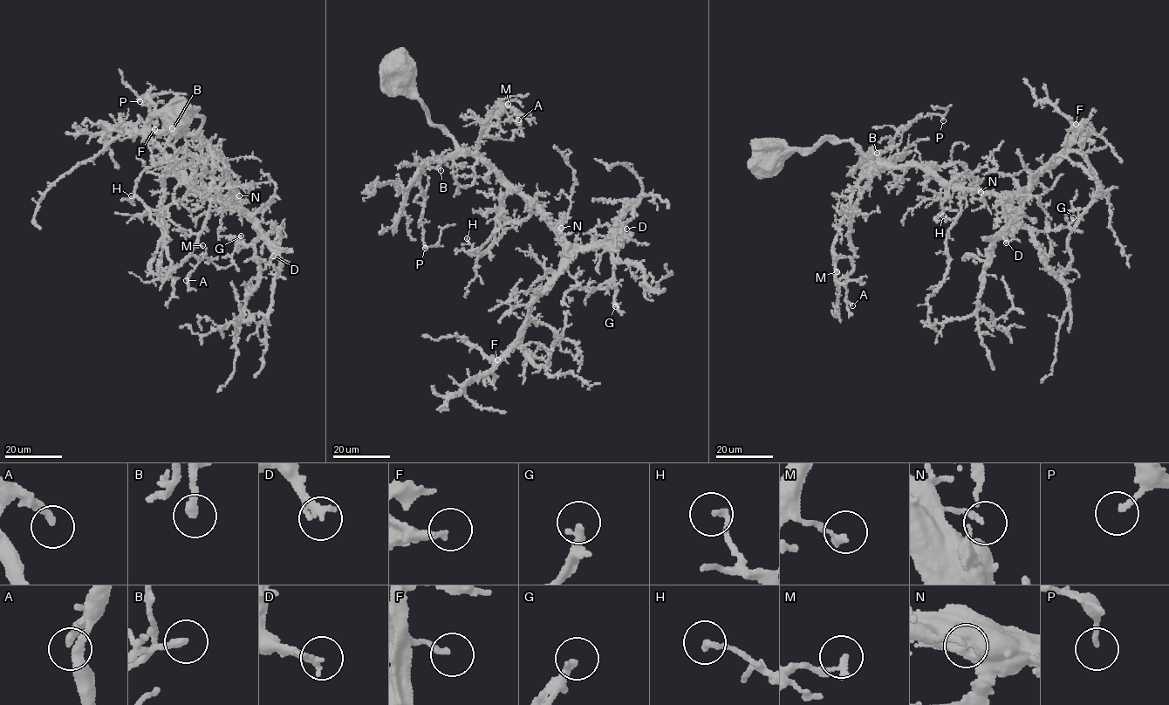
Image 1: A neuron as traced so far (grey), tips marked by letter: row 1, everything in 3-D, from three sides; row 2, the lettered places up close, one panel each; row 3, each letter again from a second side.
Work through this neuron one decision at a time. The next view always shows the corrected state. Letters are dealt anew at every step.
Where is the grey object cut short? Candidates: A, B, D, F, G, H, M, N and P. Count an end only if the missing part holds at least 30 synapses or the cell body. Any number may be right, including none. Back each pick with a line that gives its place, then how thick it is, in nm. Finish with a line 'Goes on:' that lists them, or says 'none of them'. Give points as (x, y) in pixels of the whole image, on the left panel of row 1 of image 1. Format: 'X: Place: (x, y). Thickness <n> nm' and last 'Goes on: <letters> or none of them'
Goes on: none of them

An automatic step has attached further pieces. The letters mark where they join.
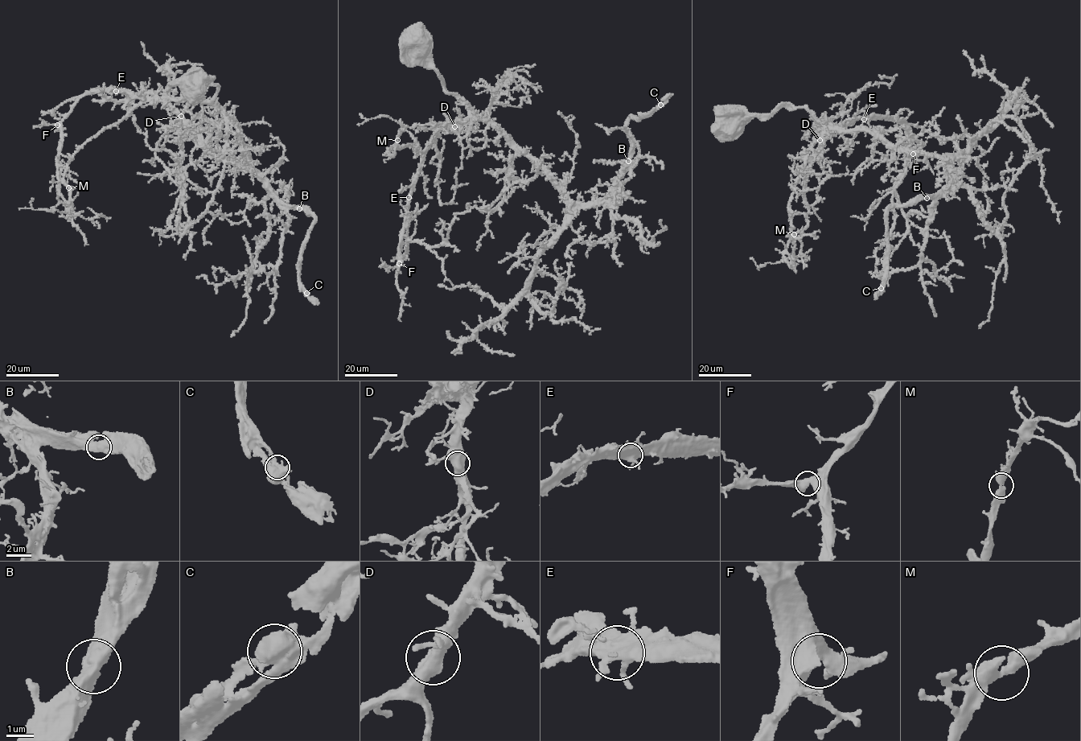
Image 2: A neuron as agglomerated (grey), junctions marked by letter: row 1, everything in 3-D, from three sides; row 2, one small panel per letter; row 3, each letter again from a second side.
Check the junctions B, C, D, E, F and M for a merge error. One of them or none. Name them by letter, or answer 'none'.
none

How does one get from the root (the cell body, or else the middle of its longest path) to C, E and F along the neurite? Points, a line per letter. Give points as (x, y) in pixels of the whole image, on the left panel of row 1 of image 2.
C: (195, 82), (215, 84), (213, 103), (234, 121), (240, 149), (266, 187), (314, 219), (300, 260), (306, 293)
E: (195, 82), (195, 79), (203, 87), (207, 79), (215, 84), (214, 96), (209, 100), (155, 99), (116, 91)
F: (195, 82), (215, 84), (214, 96), (155, 99), (96, 92), (80, 99), (57, 125)

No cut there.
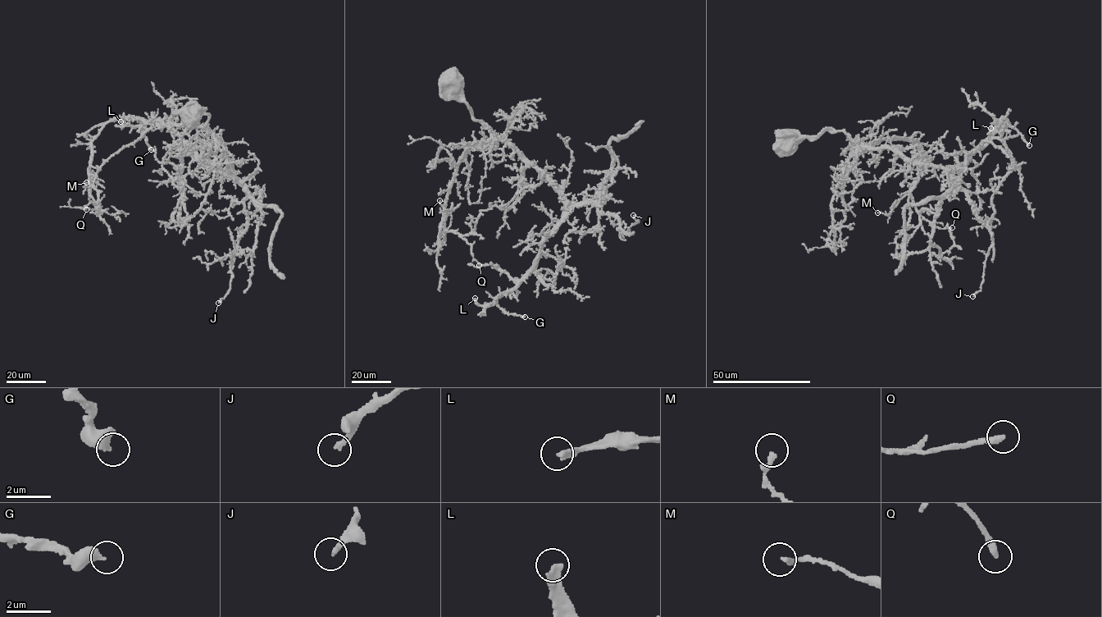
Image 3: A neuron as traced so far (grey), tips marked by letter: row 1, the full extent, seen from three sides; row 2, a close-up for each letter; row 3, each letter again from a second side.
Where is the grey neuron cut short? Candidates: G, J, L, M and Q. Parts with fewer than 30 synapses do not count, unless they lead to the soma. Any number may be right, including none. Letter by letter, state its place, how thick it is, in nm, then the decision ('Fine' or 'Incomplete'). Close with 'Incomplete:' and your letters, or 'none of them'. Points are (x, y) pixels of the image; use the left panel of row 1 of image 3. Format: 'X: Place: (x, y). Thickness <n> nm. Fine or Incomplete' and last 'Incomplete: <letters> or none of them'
G: Place: (151, 149). Thickness 480 nm. Fine
J: Place: (218, 303). Thickness 200 nm. Fine
L: Place: (120, 121). Thickness 280 nm. Fine
M: Place: (86, 182). Thickness 200 nm. Fine
Q: Place: (86, 209). Thickness 260 nm. Fine
Incomplete: none of them

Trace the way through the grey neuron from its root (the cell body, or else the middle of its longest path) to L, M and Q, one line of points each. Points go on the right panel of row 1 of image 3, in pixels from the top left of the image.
L: (787, 139), (841, 130), (854, 143), (890, 148), (915, 162), (960, 167), (1000, 120), (1003, 128), (990, 128)
M: (787, 139), (817, 137), (831, 129), (858, 145), (915, 141), (918, 177), (888, 215), (877, 212)
Q: (787, 139), (831, 129), (858, 145), (914, 141), (921, 170), (910, 189), (913, 204), (934, 226), (952, 227)

